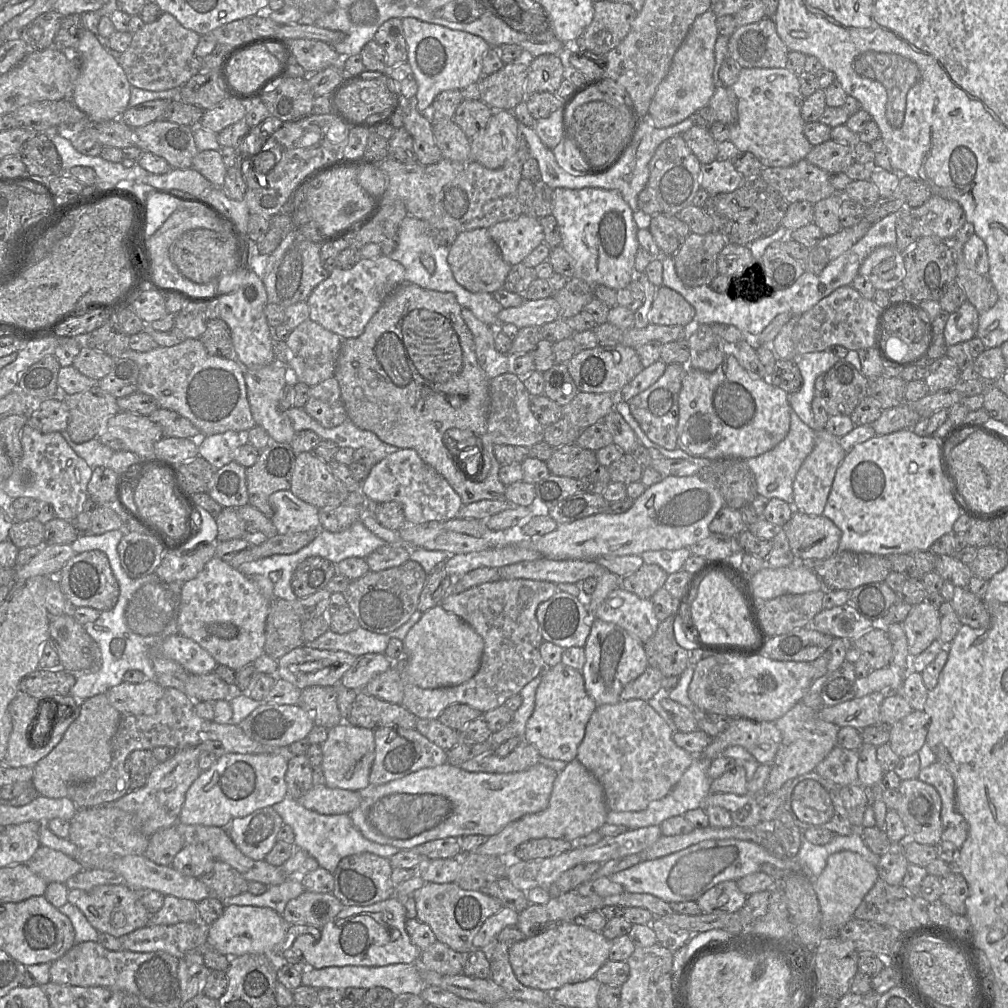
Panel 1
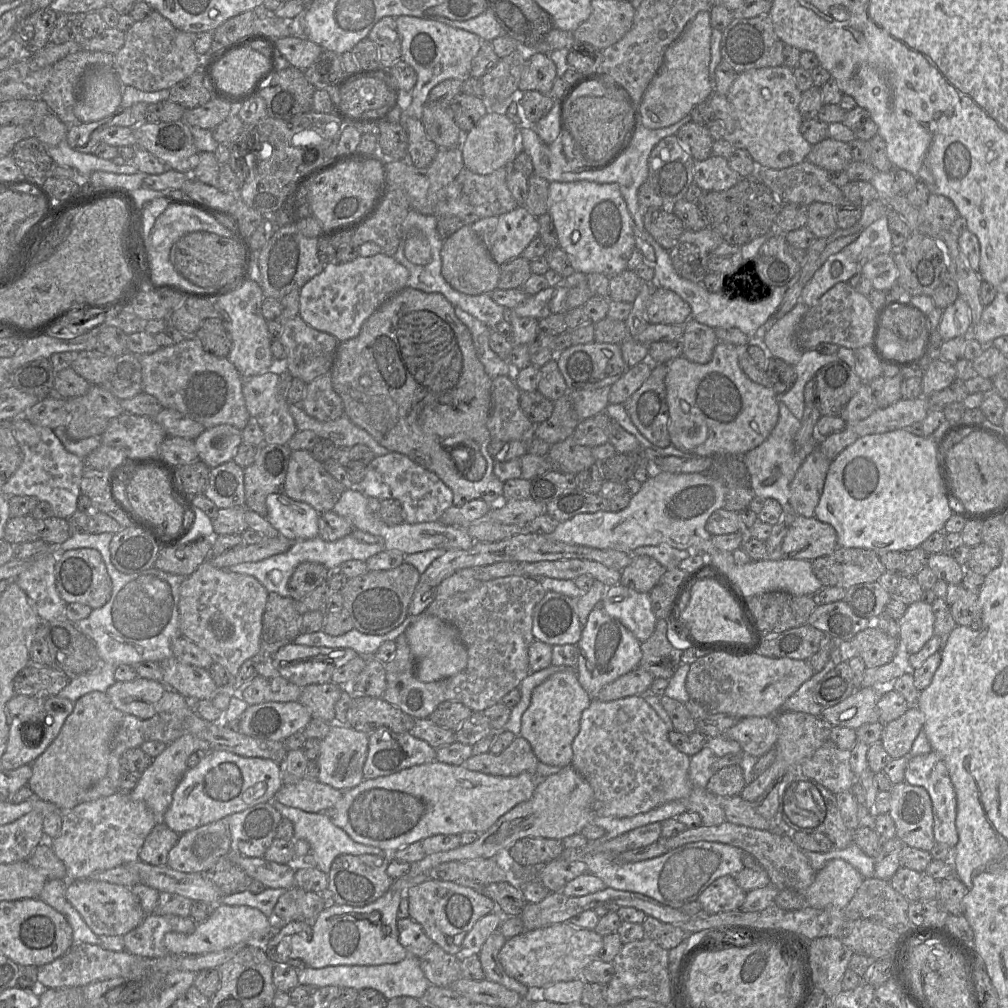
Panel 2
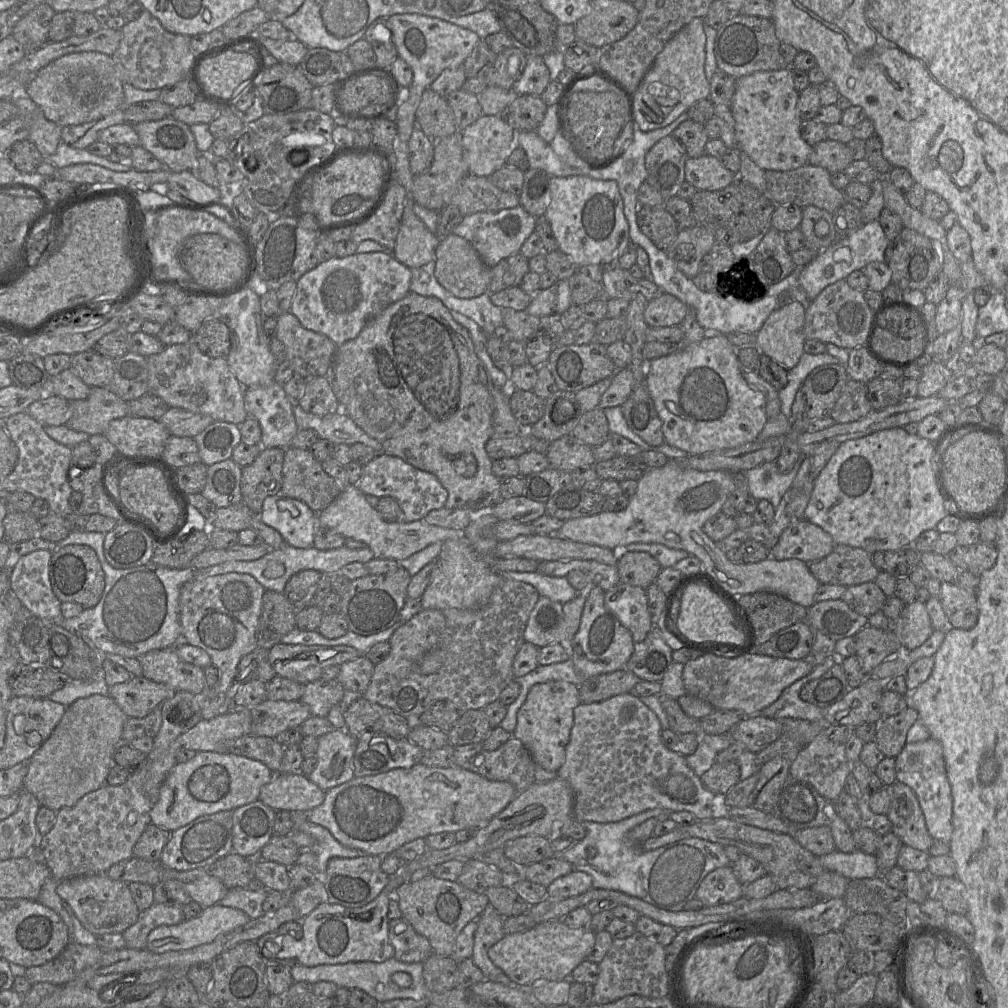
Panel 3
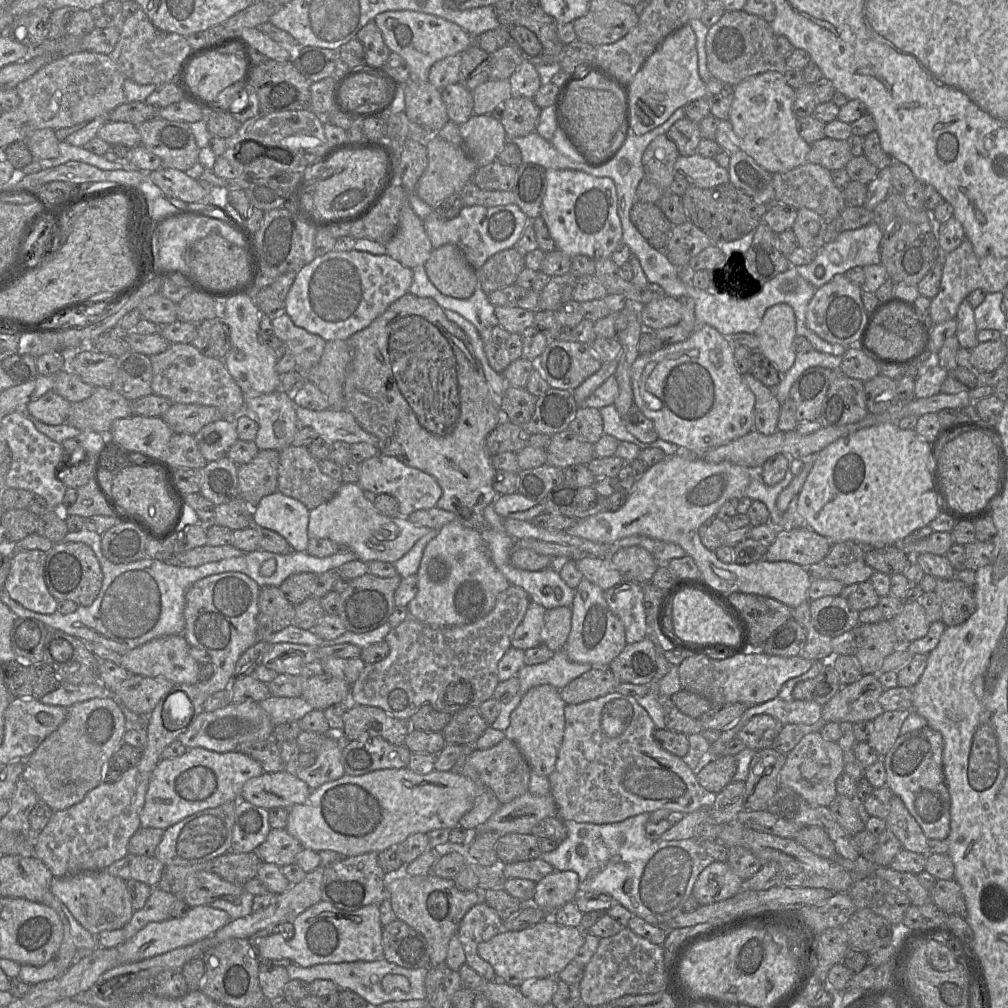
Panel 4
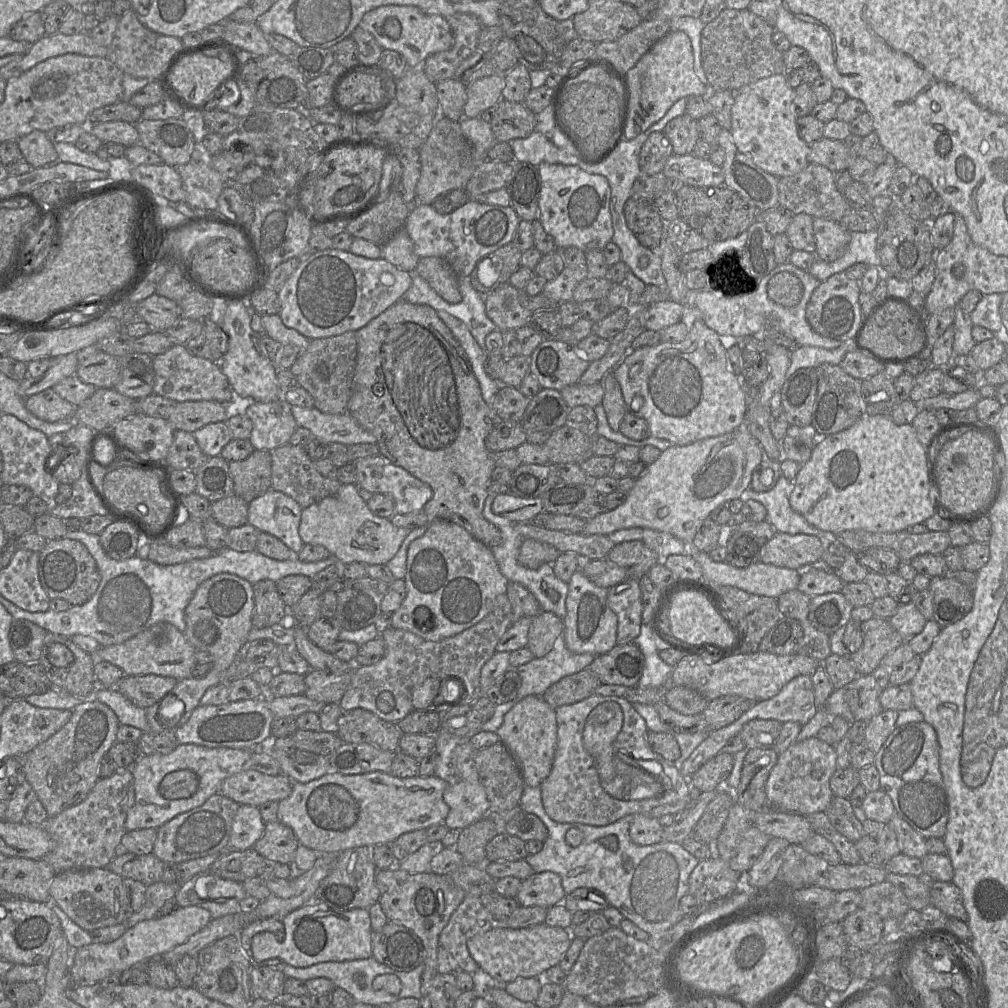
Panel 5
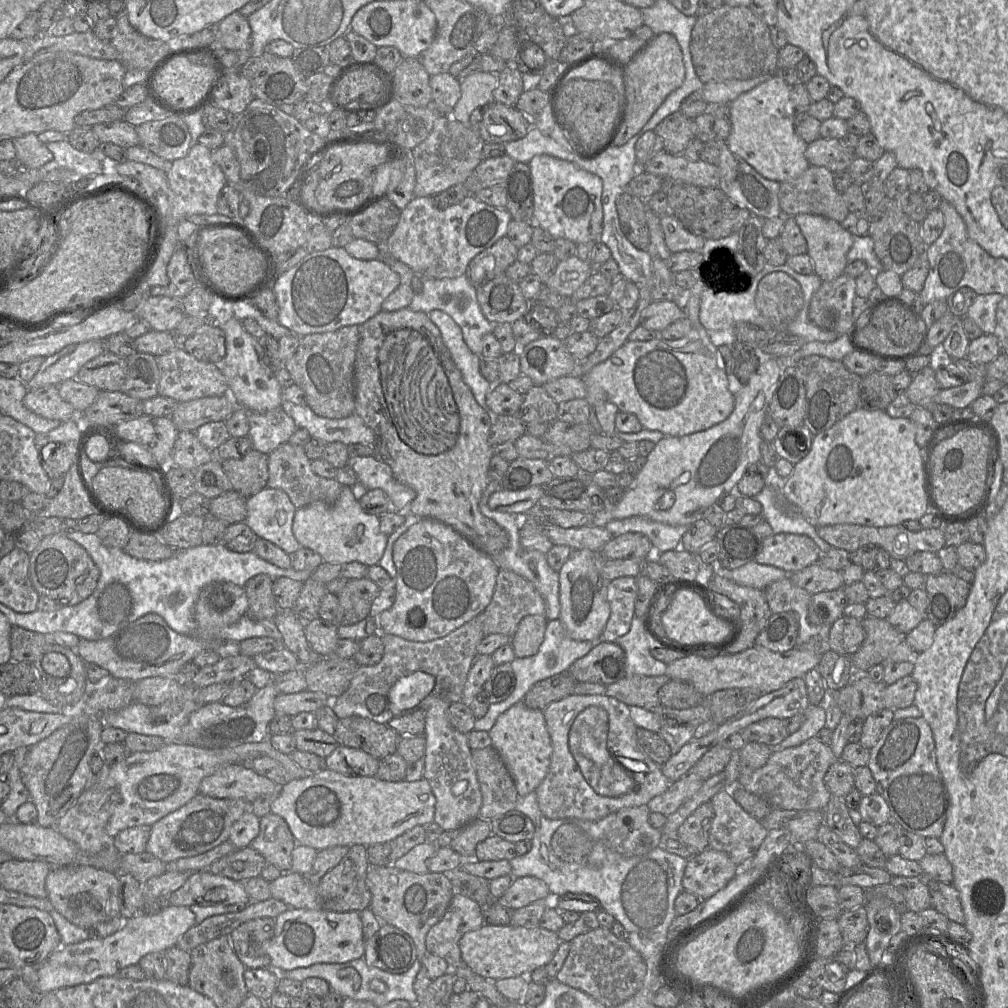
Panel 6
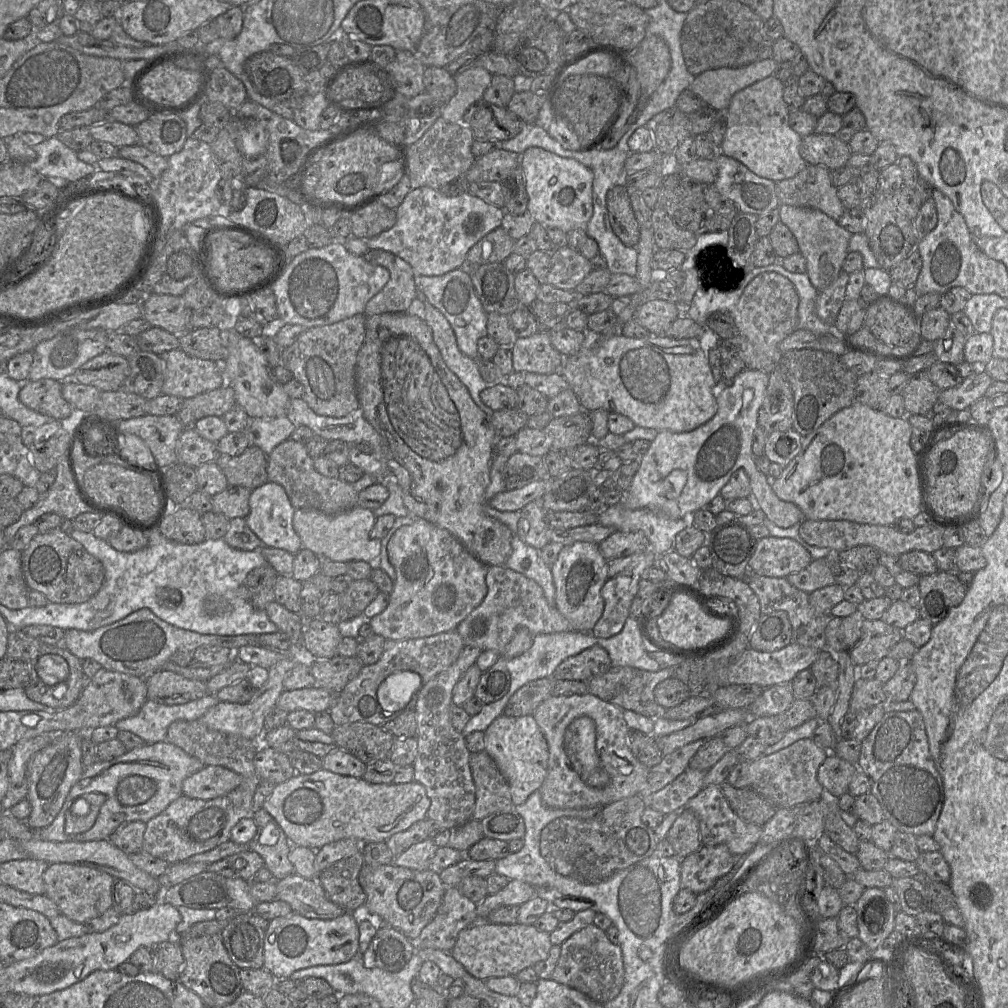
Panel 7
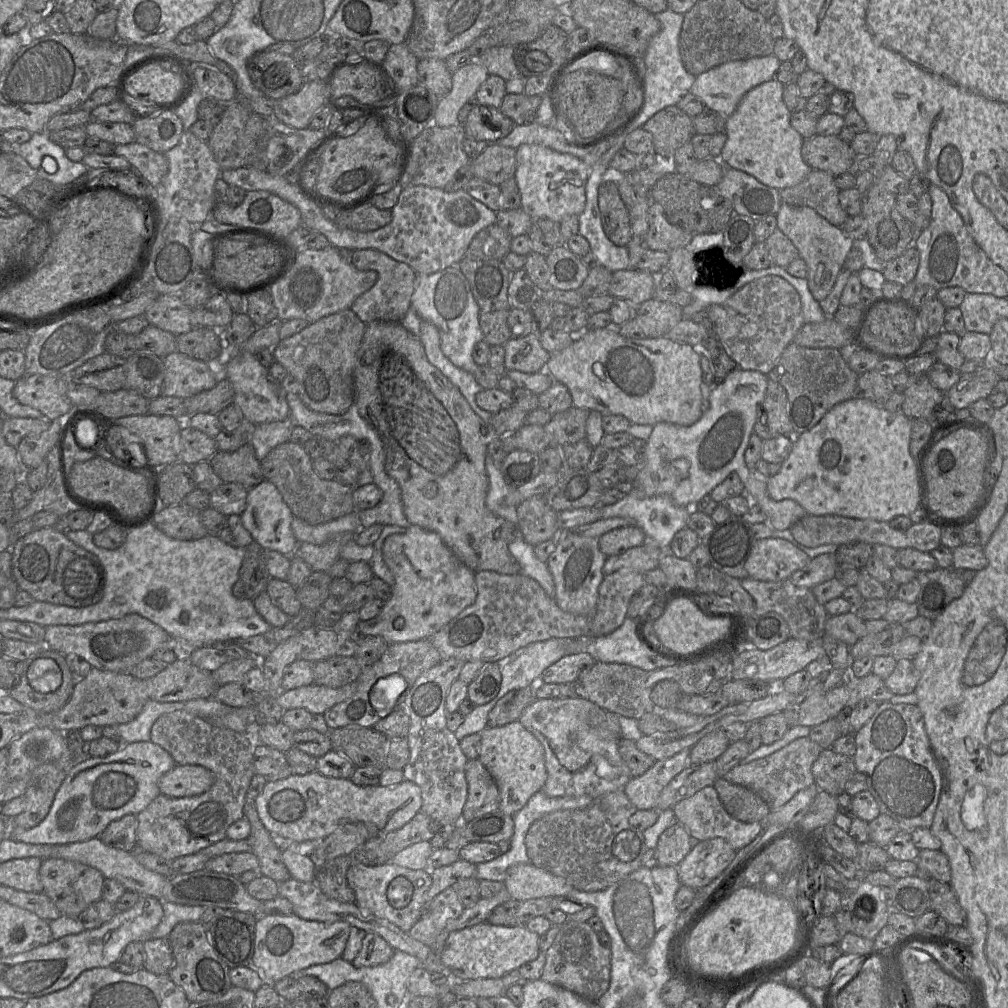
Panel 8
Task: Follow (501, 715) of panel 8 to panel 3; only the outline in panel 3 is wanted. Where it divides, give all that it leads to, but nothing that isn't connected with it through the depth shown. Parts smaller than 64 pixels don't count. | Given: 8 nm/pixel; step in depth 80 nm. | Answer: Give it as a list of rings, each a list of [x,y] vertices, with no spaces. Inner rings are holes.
[[[627,669],[584,678],[578,686],[583,704],[601,702],[613,696],[629,693],[641,679]]]

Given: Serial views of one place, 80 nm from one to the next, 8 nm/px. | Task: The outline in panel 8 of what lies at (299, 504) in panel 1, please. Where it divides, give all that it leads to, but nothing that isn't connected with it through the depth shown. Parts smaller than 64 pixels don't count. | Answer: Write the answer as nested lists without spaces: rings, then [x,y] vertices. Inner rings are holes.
[[[264,479],[248,489],[247,506],[240,517],[255,544],[263,549],[274,550],[286,556],[294,555],[299,542],[292,532],[293,514],[273,483]]]

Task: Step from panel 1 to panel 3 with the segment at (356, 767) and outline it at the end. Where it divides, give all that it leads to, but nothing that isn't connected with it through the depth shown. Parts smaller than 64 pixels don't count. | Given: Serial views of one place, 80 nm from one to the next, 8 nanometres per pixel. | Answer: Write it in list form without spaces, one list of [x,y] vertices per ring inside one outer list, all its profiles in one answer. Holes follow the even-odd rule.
[[[333,729],[319,737],[317,766],[308,779],[325,792],[353,779],[357,743],[346,730]]]

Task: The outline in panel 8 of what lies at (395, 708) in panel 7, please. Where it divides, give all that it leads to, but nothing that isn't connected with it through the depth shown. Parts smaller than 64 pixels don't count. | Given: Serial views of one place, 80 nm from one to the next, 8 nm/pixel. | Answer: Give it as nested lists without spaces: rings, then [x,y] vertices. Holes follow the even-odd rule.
[[[398,674],[381,678],[370,690],[370,704],[377,711],[383,709],[383,711],[390,713],[398,707],[399,698],[404,694],[407,688],[408,684],[406,680]]]

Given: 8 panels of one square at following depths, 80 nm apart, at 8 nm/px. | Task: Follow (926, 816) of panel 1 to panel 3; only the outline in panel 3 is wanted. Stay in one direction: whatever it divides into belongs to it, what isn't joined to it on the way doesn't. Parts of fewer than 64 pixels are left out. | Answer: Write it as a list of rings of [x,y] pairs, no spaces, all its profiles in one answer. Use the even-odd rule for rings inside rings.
[[[897,781],[891,786],[887,817],[892,824],[892,832],[903,845],[928,852],[933,838],[928,832],[917,796],[909,786]]]

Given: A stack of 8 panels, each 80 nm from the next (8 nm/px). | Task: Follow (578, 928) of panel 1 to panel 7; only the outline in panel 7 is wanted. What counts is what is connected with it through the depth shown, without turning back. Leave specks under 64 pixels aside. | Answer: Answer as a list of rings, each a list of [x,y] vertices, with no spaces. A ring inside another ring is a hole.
[[[483,921],[462,930],[450,954],[470,975],[485,981],[516,976],[520,971],[547,959],[552,946],[550,933],[539,931],[533,925],[501,925]]]

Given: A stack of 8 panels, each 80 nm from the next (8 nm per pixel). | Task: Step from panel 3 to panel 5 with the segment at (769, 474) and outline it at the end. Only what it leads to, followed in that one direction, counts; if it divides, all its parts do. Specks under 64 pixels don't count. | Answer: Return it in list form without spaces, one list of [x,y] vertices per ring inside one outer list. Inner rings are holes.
[[[781,475],[771,490],[755,492],[749,489],[745,497],[760,502],[766,508],[767,520],[776,532],[814,535],[823,543],[825,552],[833,534],[816,528],[807,522],[801,514],[794,511],[789,502],[790,487],[791,481]]]

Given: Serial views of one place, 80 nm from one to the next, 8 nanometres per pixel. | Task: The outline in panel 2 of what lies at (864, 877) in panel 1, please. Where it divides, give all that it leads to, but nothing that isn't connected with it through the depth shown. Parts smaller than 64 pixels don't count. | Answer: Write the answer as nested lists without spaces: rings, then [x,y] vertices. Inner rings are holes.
[[[834,859],[817,871],[813,883],[805,890],[806,905],[816,909],[844,909],[853,898],[864,878],[848,862]]]

